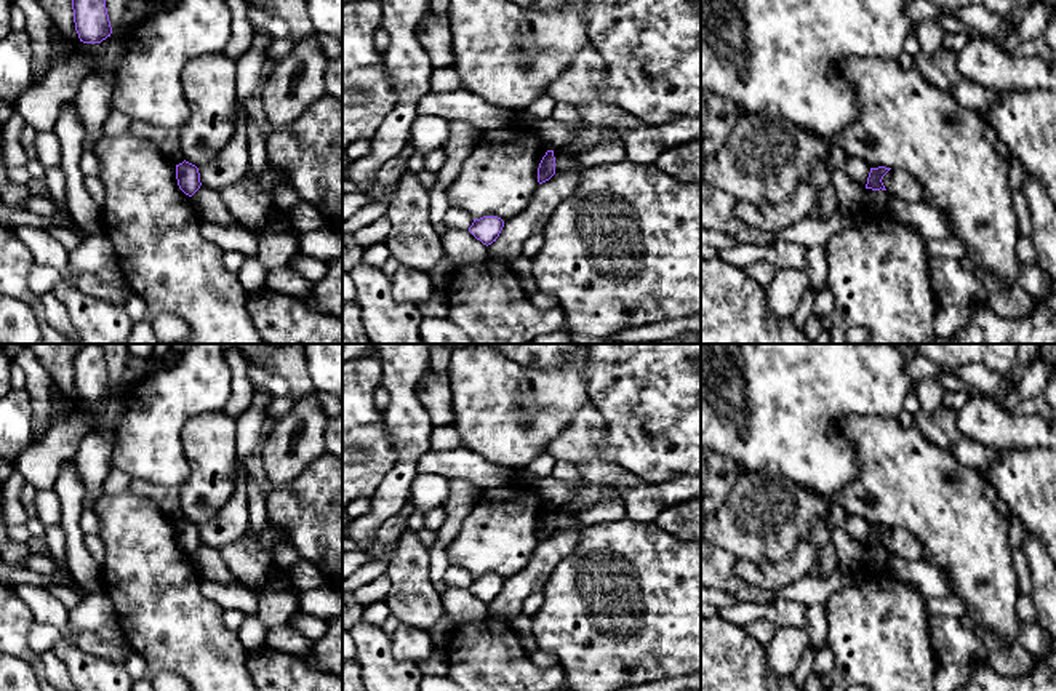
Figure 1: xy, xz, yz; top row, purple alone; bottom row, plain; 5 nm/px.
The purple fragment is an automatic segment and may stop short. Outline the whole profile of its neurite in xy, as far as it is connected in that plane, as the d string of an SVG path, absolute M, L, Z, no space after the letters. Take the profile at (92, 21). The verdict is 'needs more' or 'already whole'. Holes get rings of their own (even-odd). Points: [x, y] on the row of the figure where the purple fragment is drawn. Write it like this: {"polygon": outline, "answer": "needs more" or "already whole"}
{"polygon": "M72 0L74 22L80 42L101 43L112 34L106 0Z", "answer": "already whole"}

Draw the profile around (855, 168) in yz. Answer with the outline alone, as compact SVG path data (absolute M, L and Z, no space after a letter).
M846 157L843 171L848 179L866 189L870 166L859 157Z

